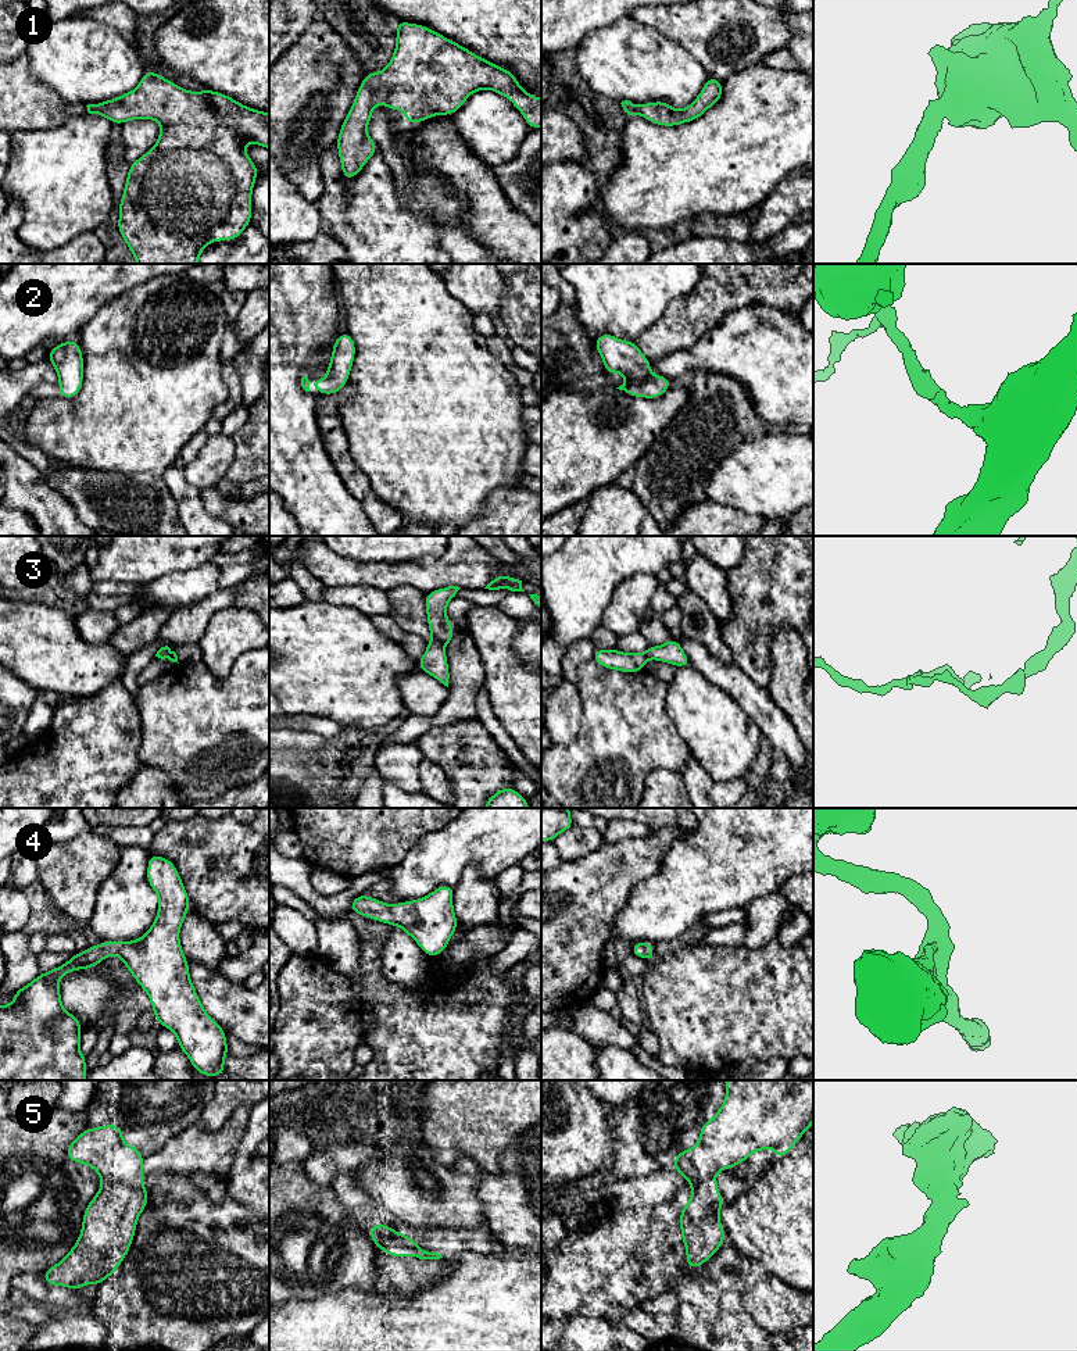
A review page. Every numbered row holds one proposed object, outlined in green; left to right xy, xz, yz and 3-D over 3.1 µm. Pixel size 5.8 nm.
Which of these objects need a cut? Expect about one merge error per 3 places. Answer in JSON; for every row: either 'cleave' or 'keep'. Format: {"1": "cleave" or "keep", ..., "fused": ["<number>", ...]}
{"1": "keep", "2": "keep", "3": "cleave", "4": "keep", "5": "cleave", "fused": ["3", "5"]}

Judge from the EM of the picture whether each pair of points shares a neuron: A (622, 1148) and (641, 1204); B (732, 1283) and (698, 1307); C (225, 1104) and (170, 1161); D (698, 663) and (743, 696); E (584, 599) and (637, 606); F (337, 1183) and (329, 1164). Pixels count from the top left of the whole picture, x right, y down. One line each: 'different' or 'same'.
A: different
B: same
C: different
D: same
E: different
F: different

